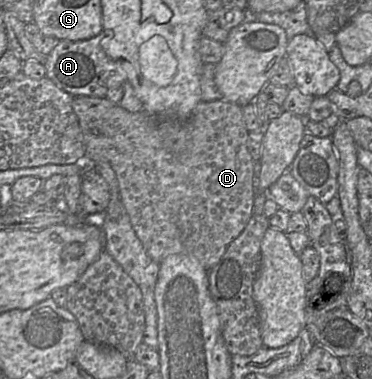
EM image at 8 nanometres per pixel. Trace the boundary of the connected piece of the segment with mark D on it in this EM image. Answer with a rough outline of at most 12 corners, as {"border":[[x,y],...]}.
{"border":[[72,107],[156,263],[211,270],[253,216],[242,107]]}

